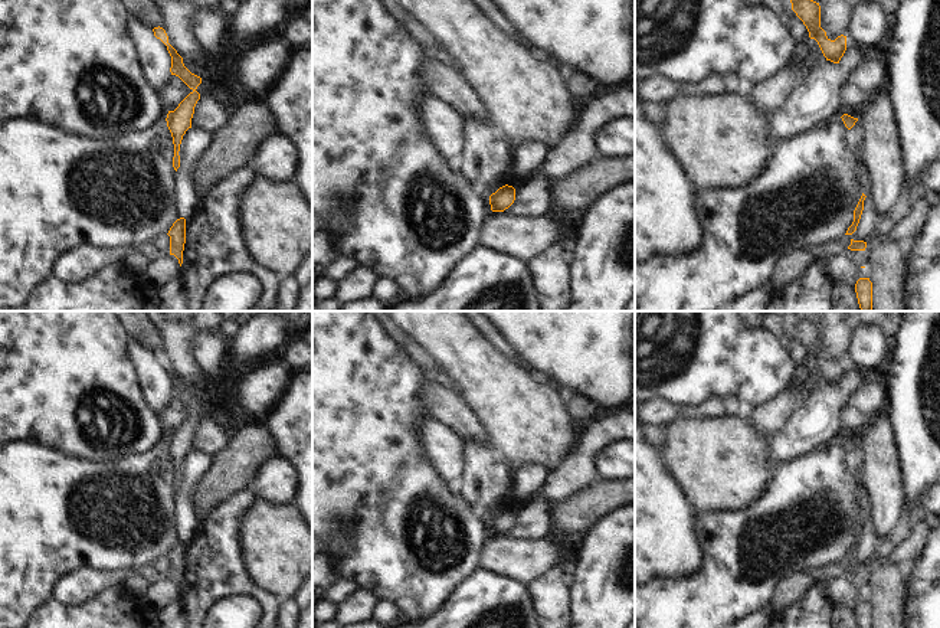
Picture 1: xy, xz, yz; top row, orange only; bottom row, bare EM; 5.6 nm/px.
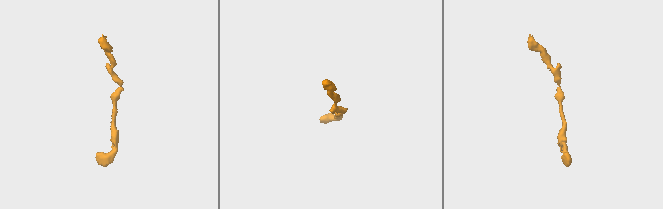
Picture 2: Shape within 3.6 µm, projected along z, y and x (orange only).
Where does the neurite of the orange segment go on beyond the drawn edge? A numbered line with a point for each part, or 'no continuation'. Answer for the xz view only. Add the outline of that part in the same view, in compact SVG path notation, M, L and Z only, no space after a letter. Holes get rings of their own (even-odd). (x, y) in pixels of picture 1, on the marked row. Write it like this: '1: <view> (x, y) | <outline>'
no continuation

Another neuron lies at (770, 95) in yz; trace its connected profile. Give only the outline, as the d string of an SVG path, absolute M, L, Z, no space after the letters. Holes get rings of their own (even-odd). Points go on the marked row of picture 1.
M822 50L813 52L808 58L790 60L790 63L773 78L759 85L751 85L747 91L749 99L763 114L774 114L785 105L786 99L797 85L803 82L809 73L815 72L823 60L826 60L826 58Z

